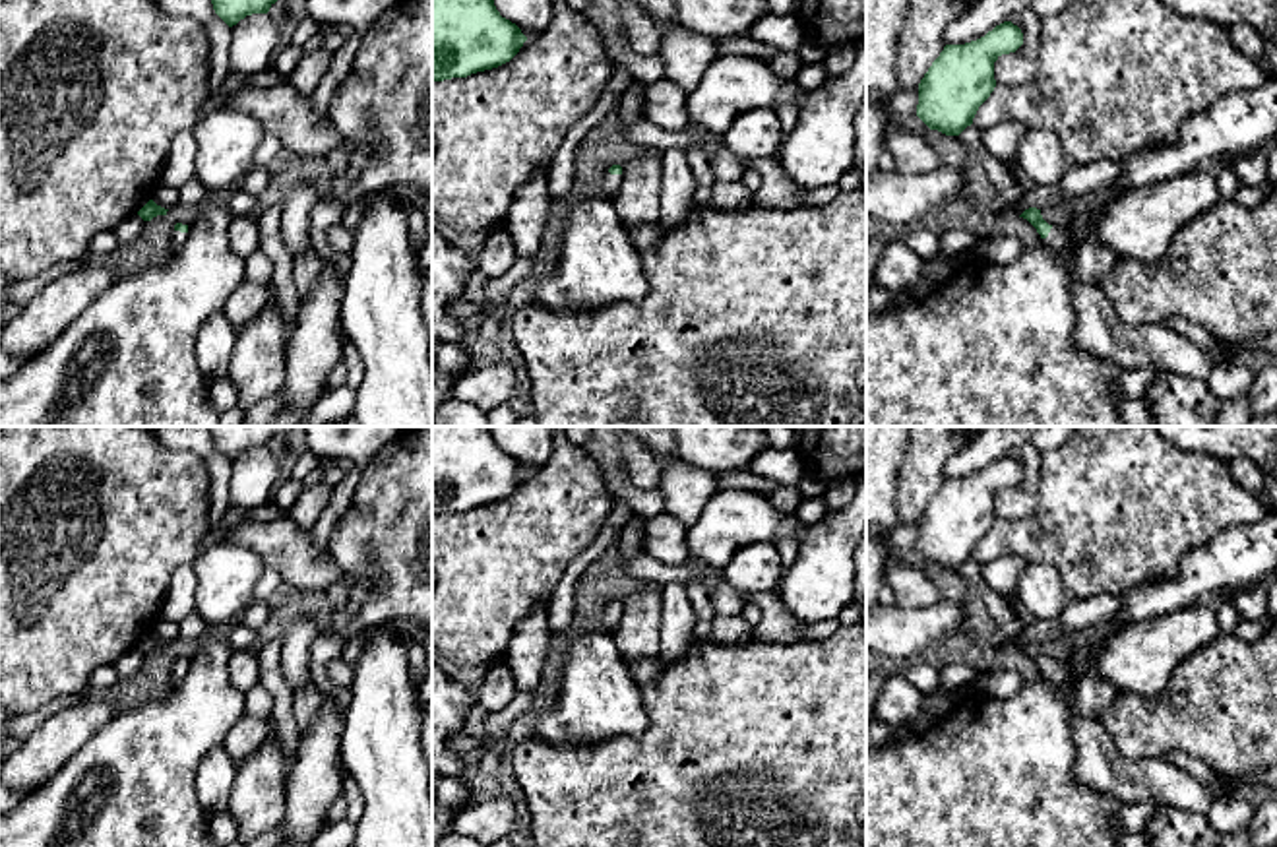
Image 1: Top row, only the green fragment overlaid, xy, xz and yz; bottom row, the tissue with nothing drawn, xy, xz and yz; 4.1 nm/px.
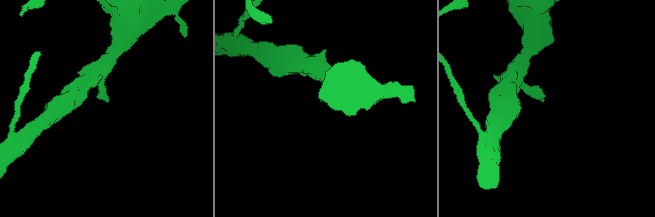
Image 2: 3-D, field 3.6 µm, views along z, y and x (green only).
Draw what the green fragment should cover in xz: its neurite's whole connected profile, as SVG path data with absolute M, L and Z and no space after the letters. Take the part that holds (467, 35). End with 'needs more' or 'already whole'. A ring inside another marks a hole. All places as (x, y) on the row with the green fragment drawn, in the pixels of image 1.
M432 0L432 81L467 78L510 62L527 37L502 17L494 0Z; already whole

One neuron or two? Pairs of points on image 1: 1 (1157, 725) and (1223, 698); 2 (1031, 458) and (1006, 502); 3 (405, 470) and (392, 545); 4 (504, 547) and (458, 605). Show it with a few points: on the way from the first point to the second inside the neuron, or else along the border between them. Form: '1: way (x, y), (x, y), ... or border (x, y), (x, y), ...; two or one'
1: way (1173, 721), (1208, 710); one
2: way (1031, 470), (1031, 481), (1018, 495); one
3: way (405, 489), (405, 502), (396, 512), (396, 526); one
4: way (497, 561), (471, 592); one

